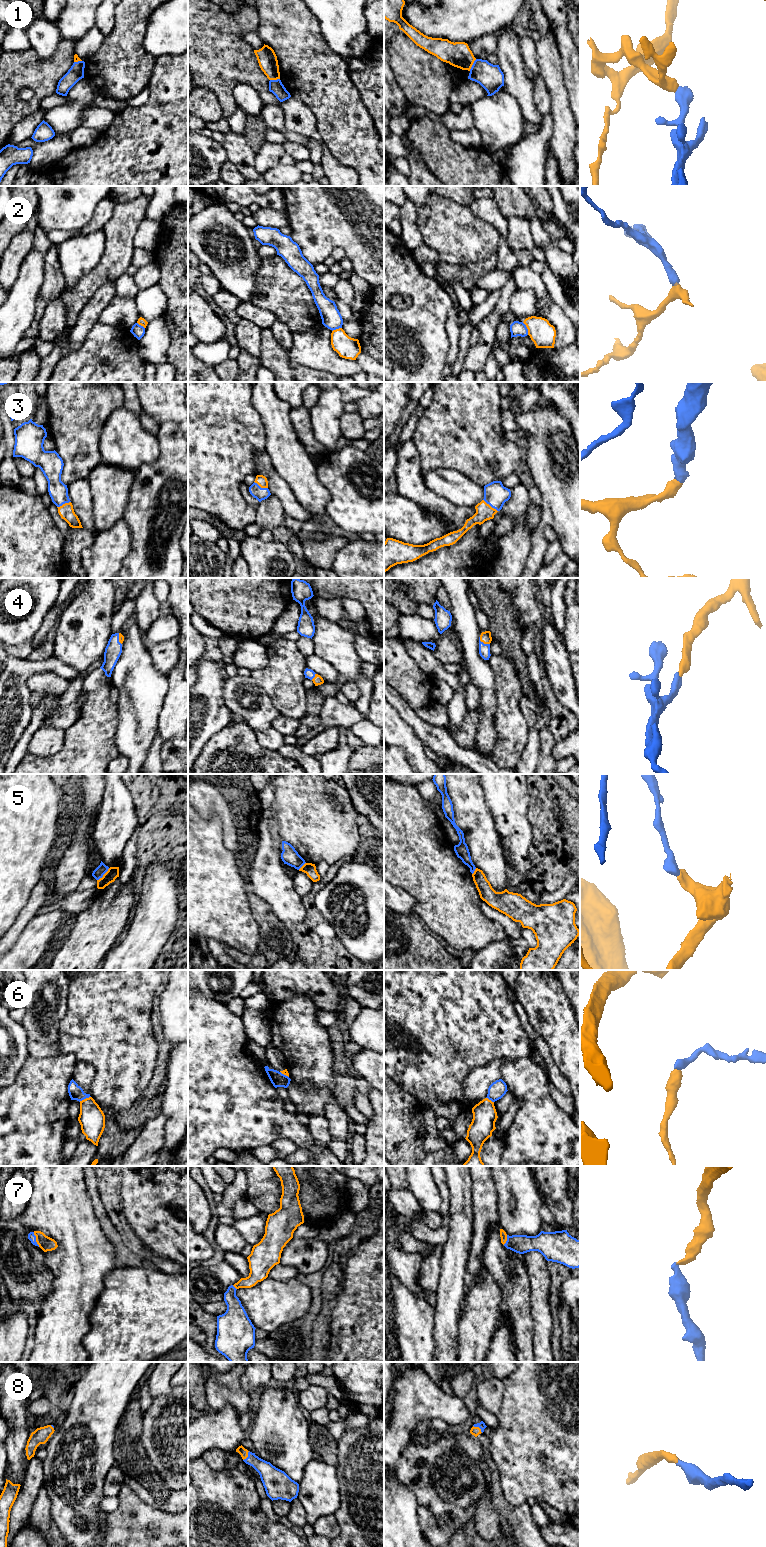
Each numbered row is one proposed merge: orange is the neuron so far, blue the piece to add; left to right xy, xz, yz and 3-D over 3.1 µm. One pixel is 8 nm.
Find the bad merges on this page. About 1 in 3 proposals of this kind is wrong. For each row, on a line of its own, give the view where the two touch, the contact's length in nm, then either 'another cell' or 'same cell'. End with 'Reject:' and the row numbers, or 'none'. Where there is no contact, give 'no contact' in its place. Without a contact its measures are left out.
1: yz | 110 nm | another cell
2: yz | 120 nm | another cell
3: yz | 160 nm | same cell
4: yz | 110 nm | same cell
5: xy | 140 nm | another cell
6: xy | 100 nm | another cell
7: xy | 130 nm | same cell
8: yz | 100 nm | same cell
Reject: 1, 2, 5, 6

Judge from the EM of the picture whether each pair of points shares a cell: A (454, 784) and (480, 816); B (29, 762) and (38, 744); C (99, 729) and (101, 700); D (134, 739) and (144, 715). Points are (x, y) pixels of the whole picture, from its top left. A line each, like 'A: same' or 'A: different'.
A: same
B: different
C: same
D: same

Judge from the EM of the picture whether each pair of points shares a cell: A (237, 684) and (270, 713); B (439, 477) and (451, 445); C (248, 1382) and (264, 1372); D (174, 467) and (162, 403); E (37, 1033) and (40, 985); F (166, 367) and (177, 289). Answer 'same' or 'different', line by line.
A: same
B: different
C: same
D: different
E: same
F: different

